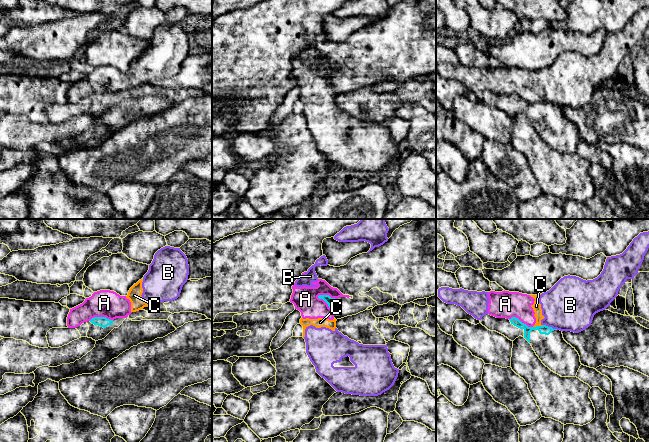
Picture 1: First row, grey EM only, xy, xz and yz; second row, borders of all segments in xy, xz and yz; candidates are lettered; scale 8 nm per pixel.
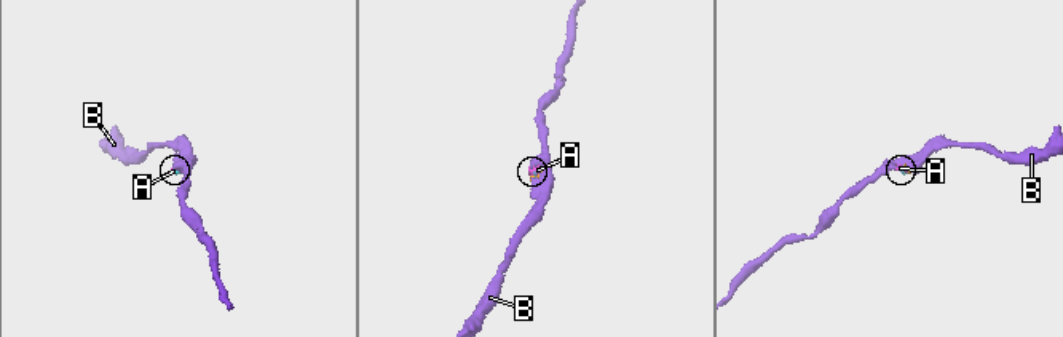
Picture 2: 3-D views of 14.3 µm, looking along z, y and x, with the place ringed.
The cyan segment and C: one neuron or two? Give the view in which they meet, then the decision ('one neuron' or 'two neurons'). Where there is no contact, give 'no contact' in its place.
contact in yz; two neurons

